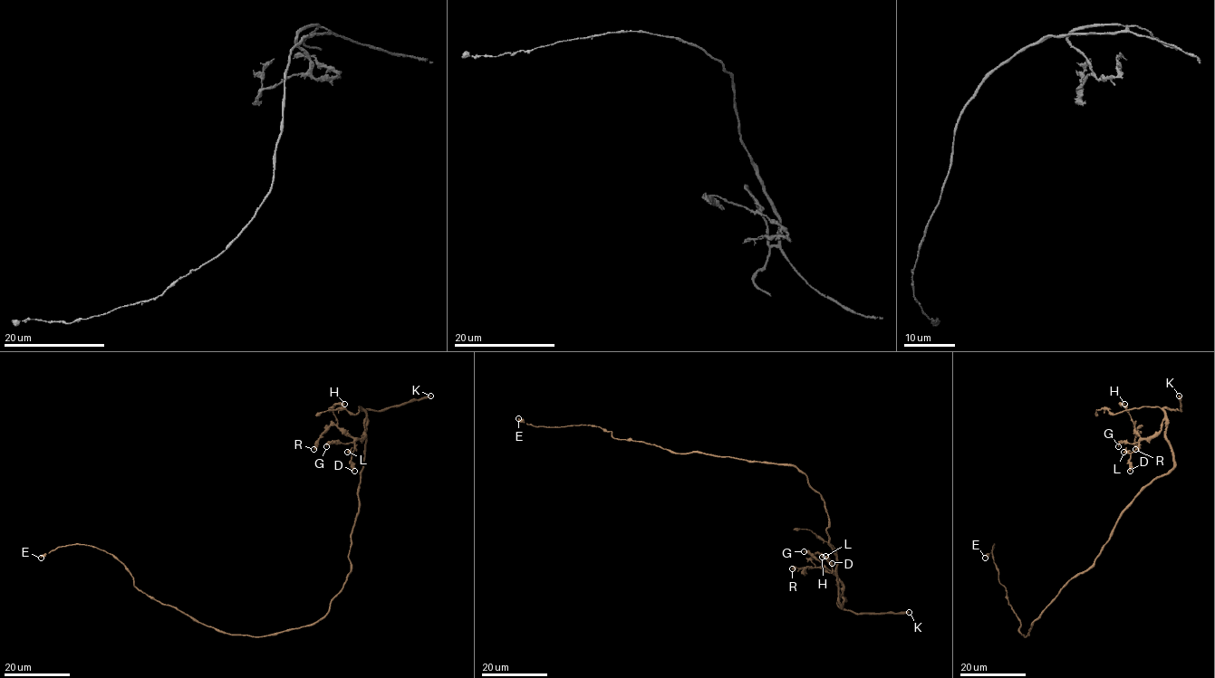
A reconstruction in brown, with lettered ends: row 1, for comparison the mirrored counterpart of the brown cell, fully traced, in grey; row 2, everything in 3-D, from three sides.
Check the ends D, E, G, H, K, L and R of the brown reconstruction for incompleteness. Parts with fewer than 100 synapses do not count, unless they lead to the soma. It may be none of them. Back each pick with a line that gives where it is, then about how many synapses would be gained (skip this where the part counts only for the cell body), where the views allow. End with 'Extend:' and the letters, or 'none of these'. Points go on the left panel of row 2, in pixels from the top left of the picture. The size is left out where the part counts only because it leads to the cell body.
K: Place: (430, 396). Roughly 200 synapses
Extend: K

